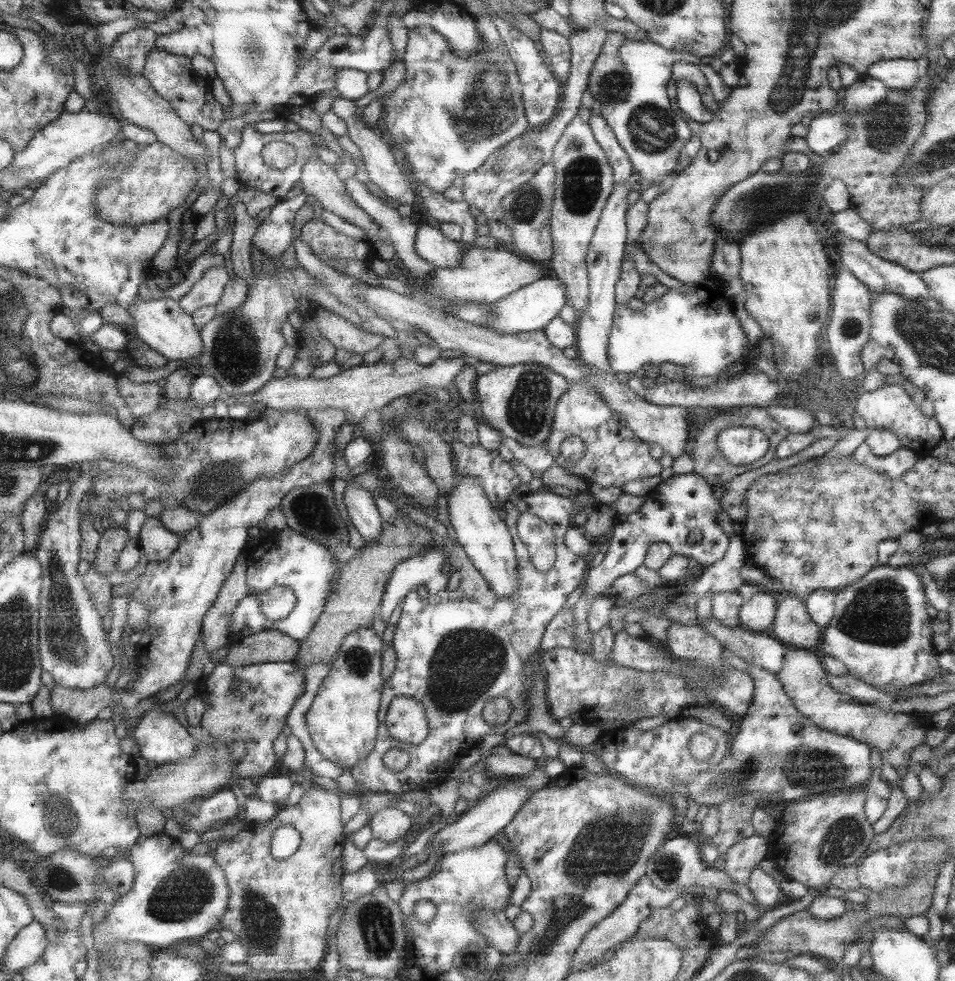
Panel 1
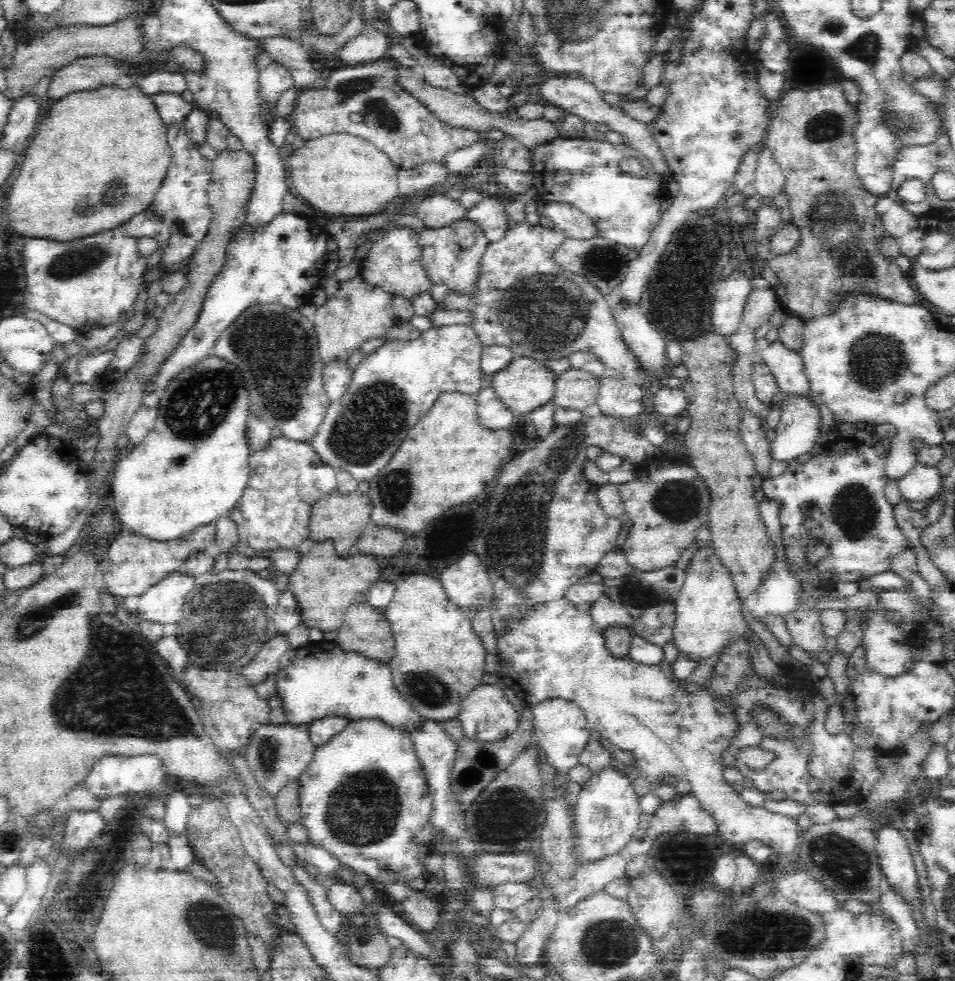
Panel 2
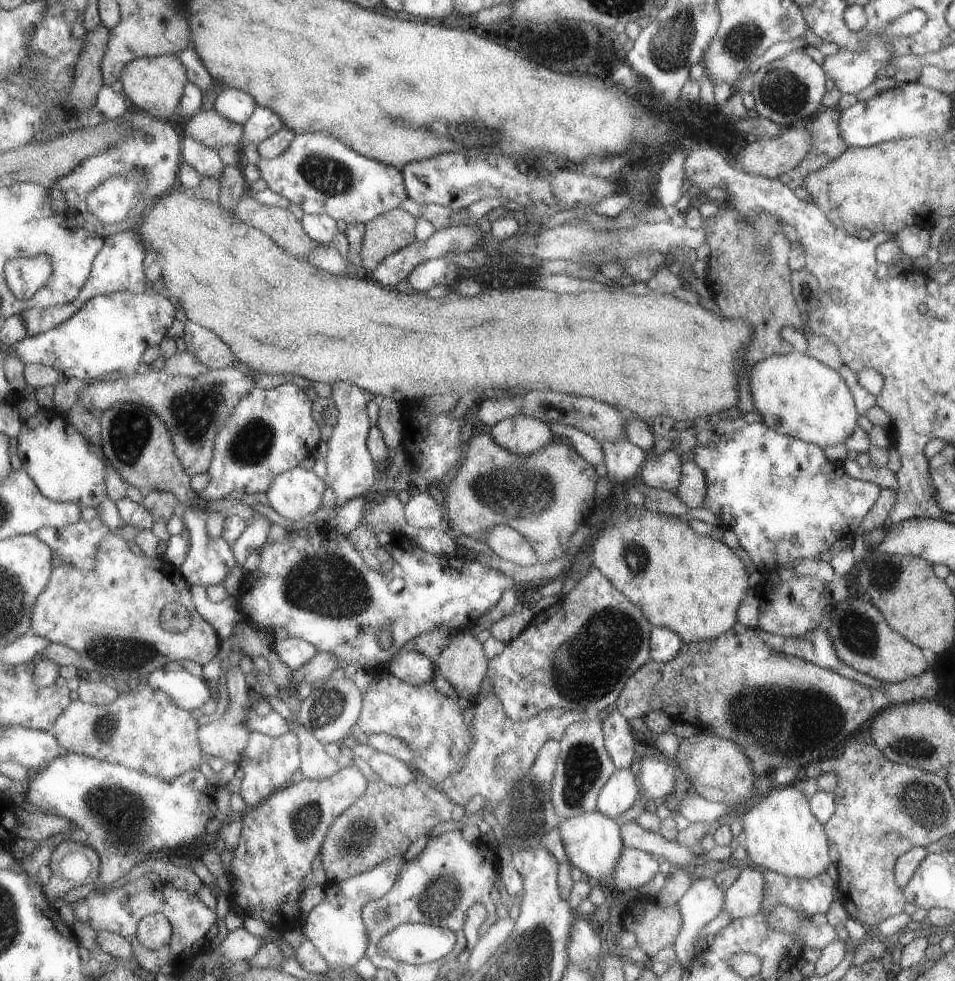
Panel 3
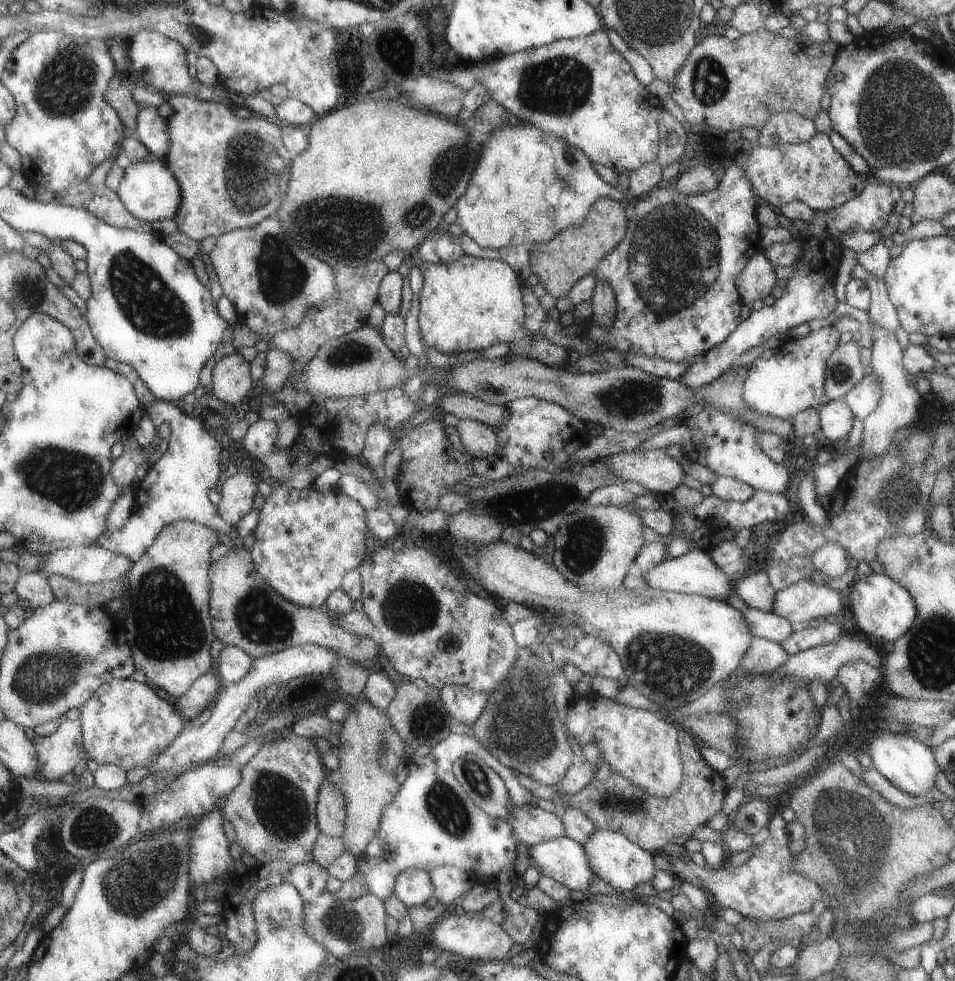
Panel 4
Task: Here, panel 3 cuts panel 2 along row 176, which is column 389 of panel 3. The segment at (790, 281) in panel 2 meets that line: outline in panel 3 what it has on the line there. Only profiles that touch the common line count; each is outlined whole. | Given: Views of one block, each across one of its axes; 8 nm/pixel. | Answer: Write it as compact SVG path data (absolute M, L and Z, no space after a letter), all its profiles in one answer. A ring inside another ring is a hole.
M381 778L370 781L366 794L343 811L330 828L322 846L322 867L329 882L347 880L384 860L403 856L415 840L431 834L441 822L452 820L459 825L461 818L467 816L465 812L463 805L427 784L427 780L415 779L401 786L387 784Z

